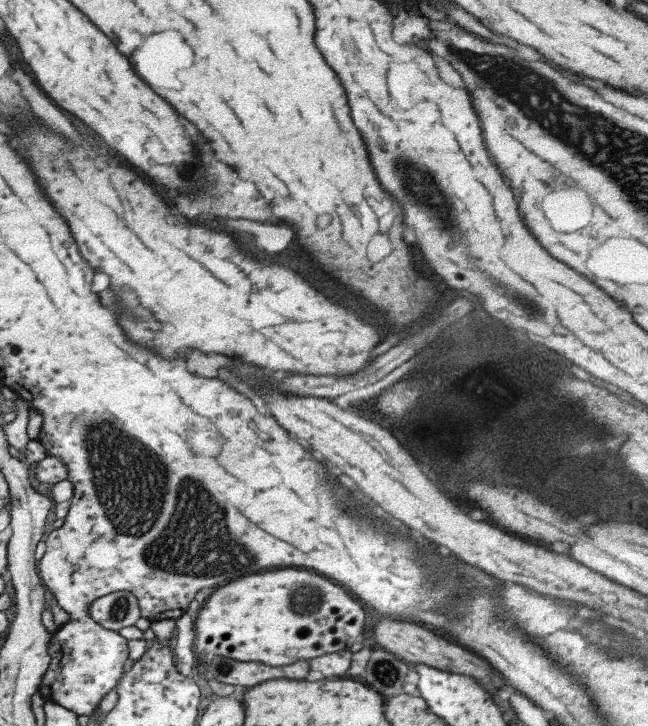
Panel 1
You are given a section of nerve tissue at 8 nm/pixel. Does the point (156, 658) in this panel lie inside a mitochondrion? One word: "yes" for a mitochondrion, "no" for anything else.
no

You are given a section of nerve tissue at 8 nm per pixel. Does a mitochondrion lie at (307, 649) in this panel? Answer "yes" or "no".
no

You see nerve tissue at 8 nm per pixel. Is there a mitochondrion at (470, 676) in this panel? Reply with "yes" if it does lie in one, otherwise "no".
no

